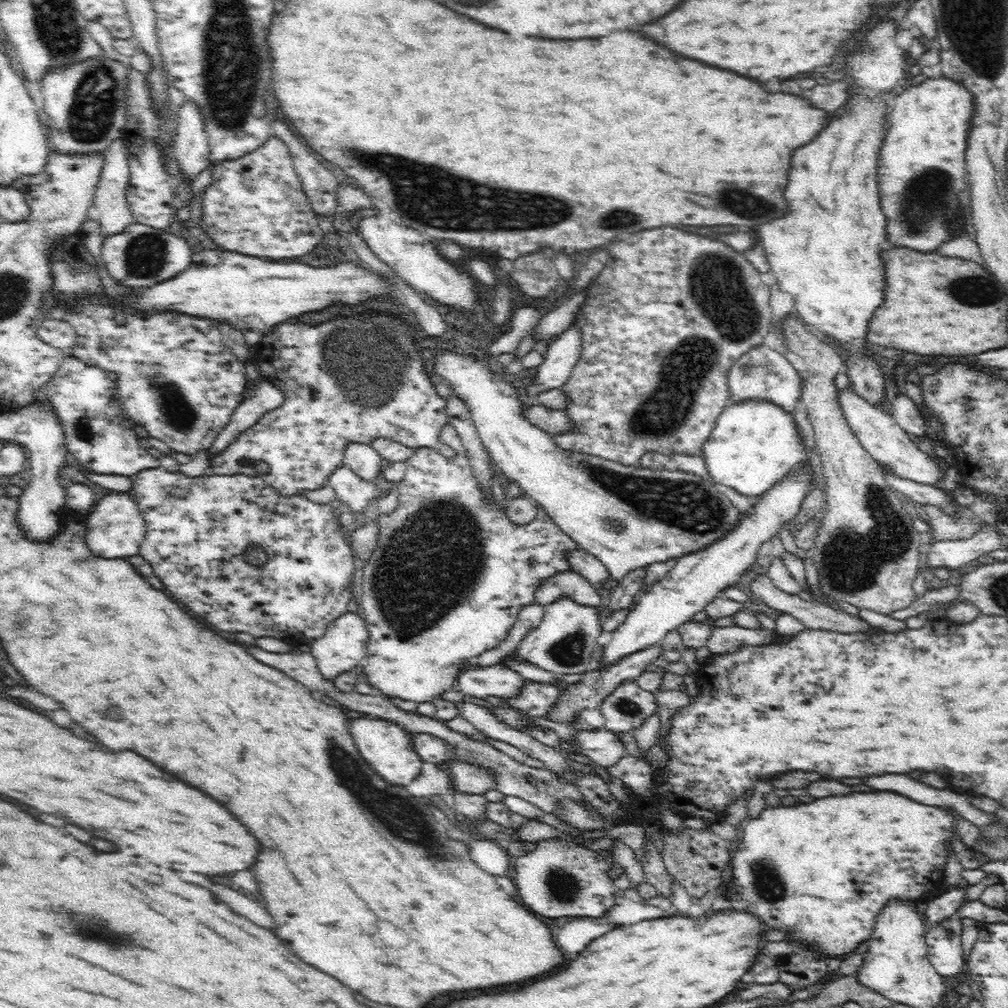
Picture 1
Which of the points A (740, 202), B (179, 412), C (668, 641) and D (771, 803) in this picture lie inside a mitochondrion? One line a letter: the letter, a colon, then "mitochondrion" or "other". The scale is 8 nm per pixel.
A: mitochondrion
B: mitochondrion
C: other
D: other

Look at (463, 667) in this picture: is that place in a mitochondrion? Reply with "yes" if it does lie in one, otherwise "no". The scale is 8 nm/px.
no

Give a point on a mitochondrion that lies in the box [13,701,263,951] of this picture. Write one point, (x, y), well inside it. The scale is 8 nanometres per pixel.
(91, 928)

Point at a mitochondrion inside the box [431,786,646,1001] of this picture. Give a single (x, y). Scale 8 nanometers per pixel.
(561, 886)

